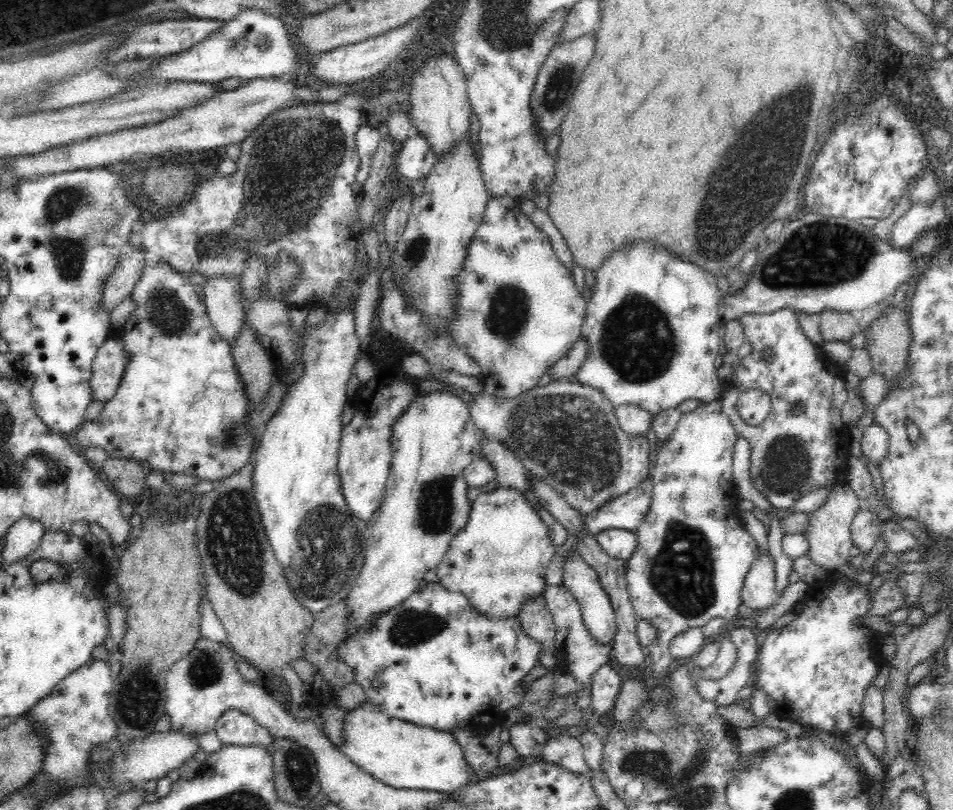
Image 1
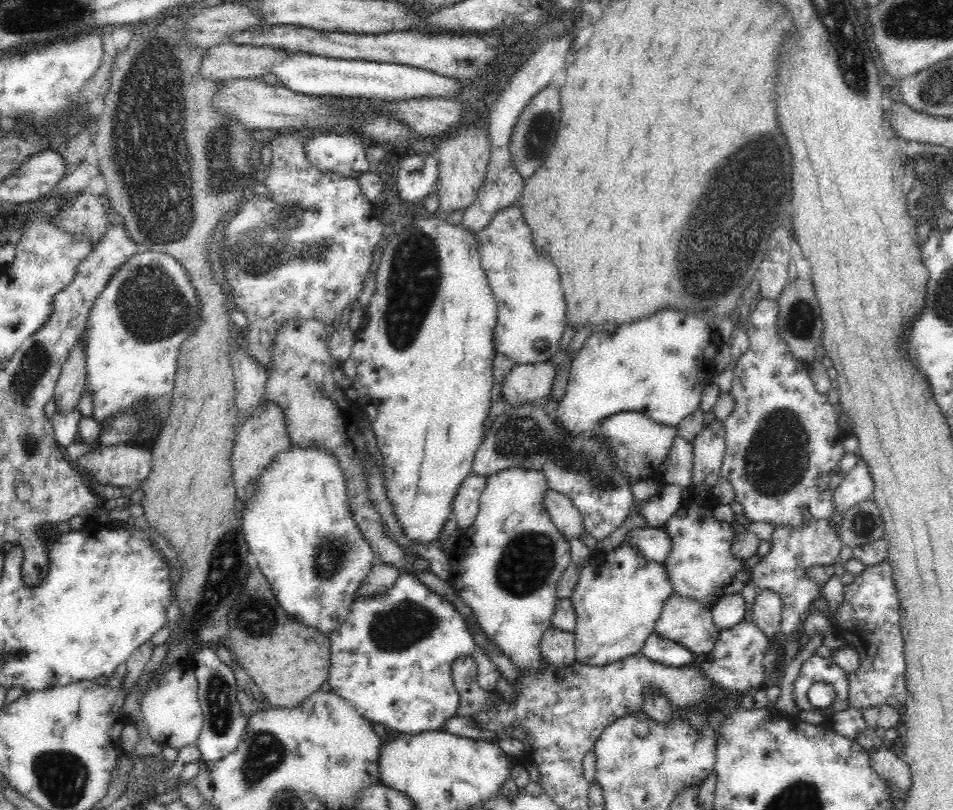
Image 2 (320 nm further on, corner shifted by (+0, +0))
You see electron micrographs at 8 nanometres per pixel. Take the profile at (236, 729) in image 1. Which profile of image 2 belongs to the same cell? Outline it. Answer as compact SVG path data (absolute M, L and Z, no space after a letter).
M214 643L196 654L191 664L195 670L195 678L199 683L199 704L204 714L202 730L196 738L196 746L200 750L200 760L214 762L222 760L237 749L240 738L244 734L246 719L241 714L237 702L237 685L232 670L220 662L213 650Z

